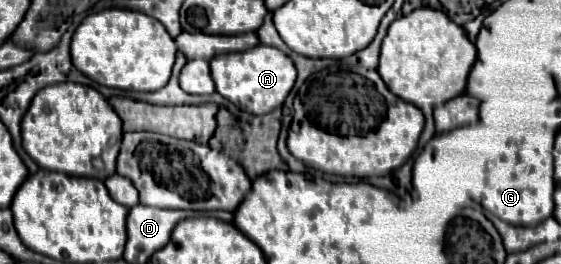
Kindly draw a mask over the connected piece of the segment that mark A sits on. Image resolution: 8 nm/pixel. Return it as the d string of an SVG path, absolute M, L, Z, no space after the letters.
M266 44L212 58L210 74L216 84L216 92L250 114L268 114L274 108L280 108L296 82L296 68L292 60L278 48Z

